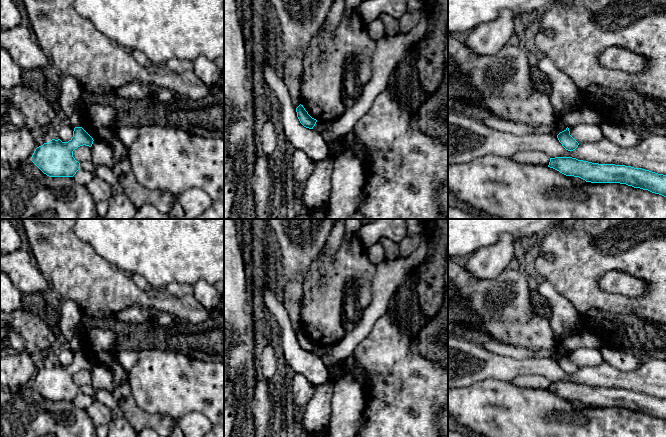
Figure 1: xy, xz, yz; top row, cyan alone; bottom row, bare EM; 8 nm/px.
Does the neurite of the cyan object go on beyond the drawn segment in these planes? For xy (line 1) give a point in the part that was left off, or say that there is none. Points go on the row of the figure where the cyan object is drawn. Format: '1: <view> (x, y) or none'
1: none

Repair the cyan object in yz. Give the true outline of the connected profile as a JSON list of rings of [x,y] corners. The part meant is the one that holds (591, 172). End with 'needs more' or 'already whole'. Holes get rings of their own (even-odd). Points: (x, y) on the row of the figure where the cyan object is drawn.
[[[572,157],[550,158],[548,167],[591,183],[620,183],[666,197],[666,175],[625,165],[598,164]]] | already whole

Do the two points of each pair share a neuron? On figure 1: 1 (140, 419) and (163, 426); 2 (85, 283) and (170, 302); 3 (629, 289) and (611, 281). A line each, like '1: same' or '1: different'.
1: same
2: same
3: same

